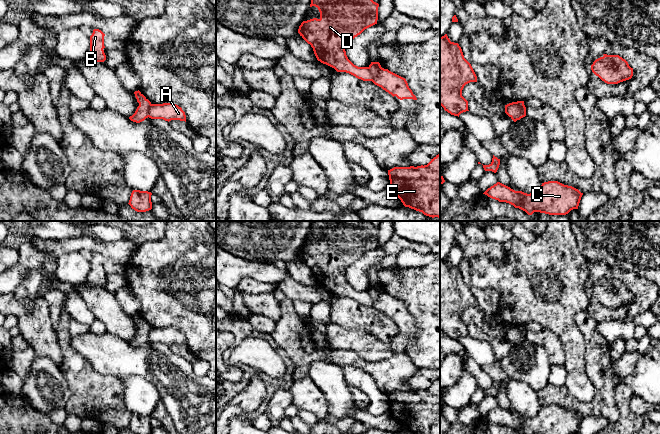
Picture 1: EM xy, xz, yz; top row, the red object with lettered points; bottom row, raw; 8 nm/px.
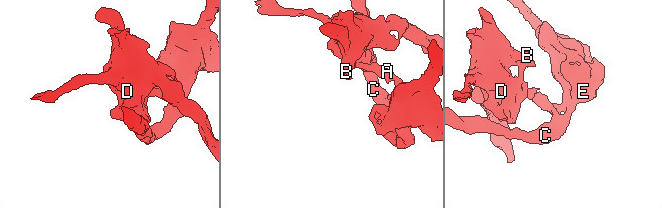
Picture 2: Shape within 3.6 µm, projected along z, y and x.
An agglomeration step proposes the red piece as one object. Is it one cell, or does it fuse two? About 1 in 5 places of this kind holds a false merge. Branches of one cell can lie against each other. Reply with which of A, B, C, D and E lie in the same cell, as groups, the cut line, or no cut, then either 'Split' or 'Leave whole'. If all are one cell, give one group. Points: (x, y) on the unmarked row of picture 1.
Groups: A C E / B D. Split along xz (368, 291), (372, 298), (372, 304). Split

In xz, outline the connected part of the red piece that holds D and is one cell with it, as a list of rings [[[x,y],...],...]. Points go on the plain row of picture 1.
[[[311,221],[310,231],[315,230],[320,242],[303,245],[298,257],[311,269],[318,285],[334,292],[337,296],[346,296],[363,305],[372,305],[369,291],[358,291],[347,281],[346,268],[360,259],[365,253],[377,248],[379,228],[371,221]]]

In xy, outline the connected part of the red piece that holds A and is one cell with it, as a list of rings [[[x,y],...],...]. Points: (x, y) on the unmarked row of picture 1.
[[[174,327],[151,328],[148,332],[148,341],[165,345],[180,344],[186,346],[185,336]]]

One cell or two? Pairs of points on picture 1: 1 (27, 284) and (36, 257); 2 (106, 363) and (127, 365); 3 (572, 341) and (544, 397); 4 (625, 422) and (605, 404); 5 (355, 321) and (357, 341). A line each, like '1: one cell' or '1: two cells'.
1: two cells
2: one cell
3: two cells
4: two cells
5: two cells

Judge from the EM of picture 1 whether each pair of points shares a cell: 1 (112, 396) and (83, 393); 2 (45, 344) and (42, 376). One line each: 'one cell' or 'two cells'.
1: one cell
2: two cells

